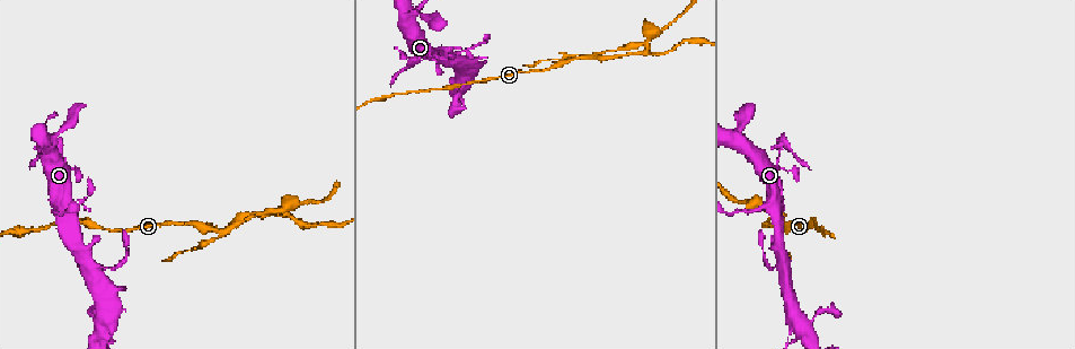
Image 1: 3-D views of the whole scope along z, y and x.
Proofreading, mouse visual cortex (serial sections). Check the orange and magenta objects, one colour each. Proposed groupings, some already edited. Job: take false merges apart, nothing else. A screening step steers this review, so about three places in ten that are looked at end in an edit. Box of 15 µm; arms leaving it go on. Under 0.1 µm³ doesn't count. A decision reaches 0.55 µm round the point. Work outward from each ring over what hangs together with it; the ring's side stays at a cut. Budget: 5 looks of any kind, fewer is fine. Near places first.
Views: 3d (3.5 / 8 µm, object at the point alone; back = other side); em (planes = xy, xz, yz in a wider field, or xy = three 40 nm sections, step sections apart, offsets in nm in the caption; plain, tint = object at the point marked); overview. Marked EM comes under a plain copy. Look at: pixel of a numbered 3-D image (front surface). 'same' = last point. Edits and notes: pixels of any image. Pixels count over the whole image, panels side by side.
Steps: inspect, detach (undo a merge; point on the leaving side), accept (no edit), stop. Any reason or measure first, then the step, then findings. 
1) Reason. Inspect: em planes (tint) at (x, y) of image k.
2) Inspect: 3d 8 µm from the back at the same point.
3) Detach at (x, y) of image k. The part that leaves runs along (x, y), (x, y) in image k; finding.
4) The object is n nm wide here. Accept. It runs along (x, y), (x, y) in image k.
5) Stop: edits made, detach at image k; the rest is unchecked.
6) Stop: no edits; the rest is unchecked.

Inspect: 3d 3.5 µm from the back at (419, 55) of image 1.

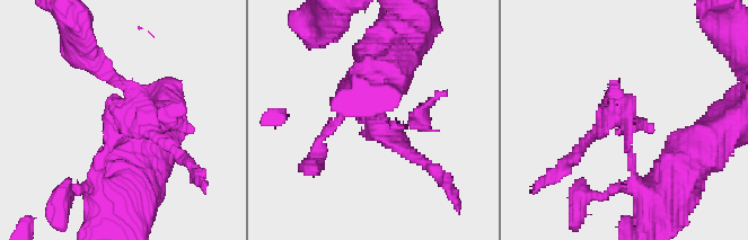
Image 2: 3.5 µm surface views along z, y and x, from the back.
Inspect: em xy step 5 (tint) at (367, 120) of image 2.

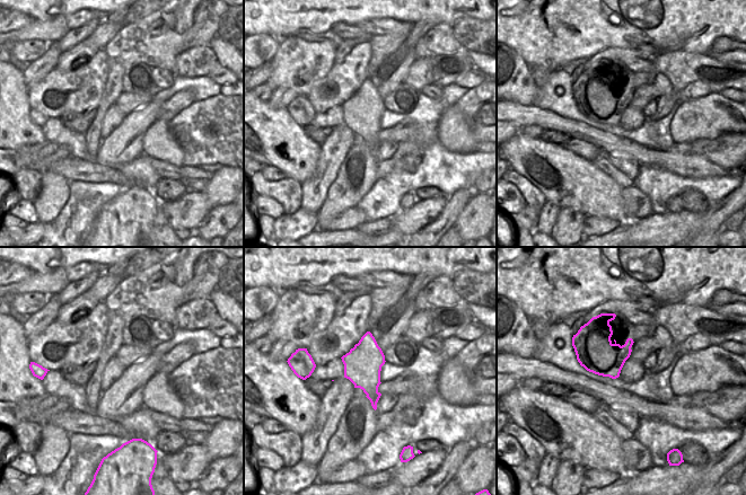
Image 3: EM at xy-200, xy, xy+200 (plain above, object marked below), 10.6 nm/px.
The object is 400 nm wide here. Detach at (394, 127) of image 2. The part that leaves runs along (627, 142), (607, 115), (575, 152) in image 2; a second cell is stuck on.

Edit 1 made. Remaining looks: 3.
Two arms in line, one across. Inspect: 3d 3.5 µm at (778, 201) of image 1.

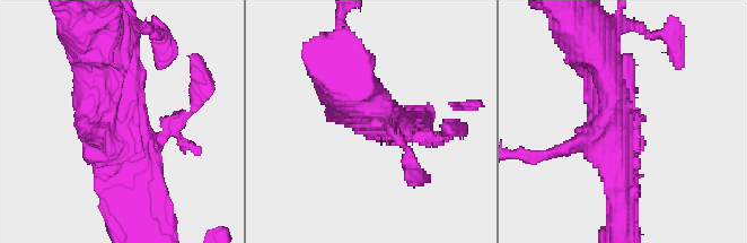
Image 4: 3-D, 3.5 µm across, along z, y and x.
Now the EM. Inspect: em xy step 1 (tint) at (131, 126) of image 4.

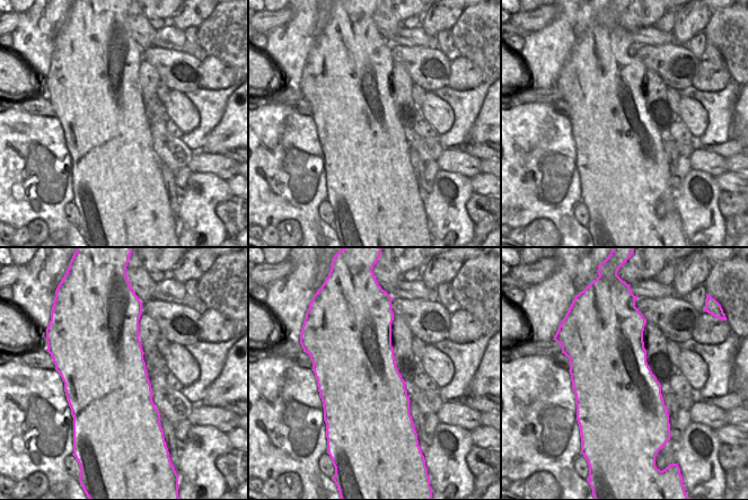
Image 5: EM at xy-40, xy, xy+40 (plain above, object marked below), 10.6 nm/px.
Inspect: em xy step 5 (tint) at the same point.

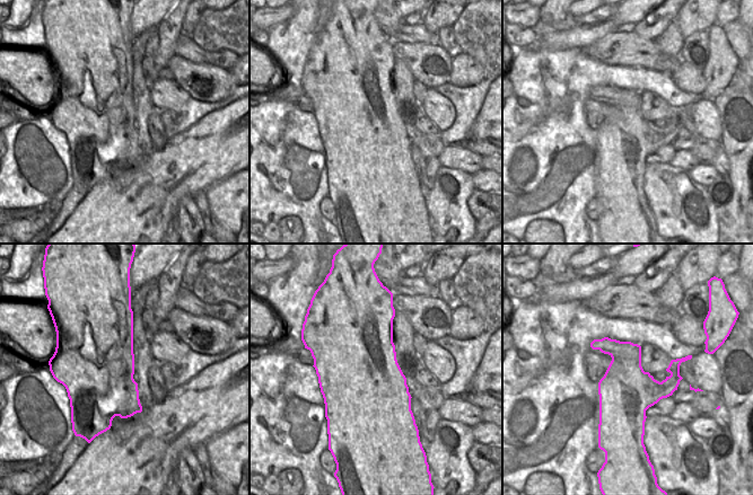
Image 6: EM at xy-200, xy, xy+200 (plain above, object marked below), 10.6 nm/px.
Accept. It runs along (110, 60), (110, 109), (141, 140), (186, 115) in image 4; one cell here.

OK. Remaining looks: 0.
Stop: edits made, detach at image 2; the rest is unchecked.

